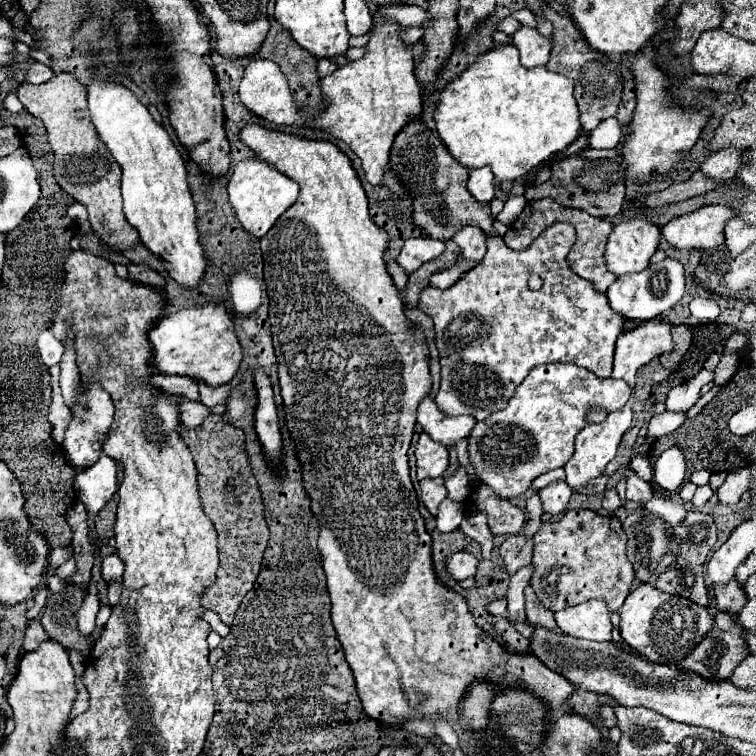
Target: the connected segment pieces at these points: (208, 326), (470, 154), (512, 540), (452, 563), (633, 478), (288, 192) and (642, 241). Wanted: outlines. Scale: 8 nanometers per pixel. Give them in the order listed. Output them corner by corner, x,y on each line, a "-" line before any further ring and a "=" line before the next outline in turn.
205,304
159,316
149,330
151,364
163,376
187,376
209,386
231,382
241,364
241,346
223,304
=
513,44
495,46
479,54
475,62
455,76
439,94
435,112
435,128
447,150
467,168
489,166
497,182
515,180
531,168
545,162
551,154
565,150
579,134
579,108
573,98
573,82
561,74
549,72
545,66
523,68
519,52
=
523,534
507,536
507,540
501,544
501,558
507,566
507,572
513,574
517,568
531,564
533,558
533,538
525,538
=
455,552
447,558
445,562
447,566
447,572
453,580
465,580
469,576
475,576
475,570
477,570
477,560
475,556
467,554
467,552
=
637,474
627,476
627,490
625,490
625,498
633,500
633,502
649,502
649,498
653,496
653,488
643,482
=
255,158
255,160
243,160
235,166
227,192
229,192
229,202
233,204
235,214
243,224
243,228
255,238
263,238
277,222
277,218
297,202
299,184
273,170
273,166
267,164
265,160
=
643,218
619,222
607,242
607,268
617,276
641,272
649,266
659,240
661,230

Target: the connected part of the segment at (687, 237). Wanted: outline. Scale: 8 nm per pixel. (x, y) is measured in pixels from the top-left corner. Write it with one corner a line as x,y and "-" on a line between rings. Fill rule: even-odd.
703,206
669,220
663,226
663,236
679,250
713,250
725,242
723,228
729,218
733,218
733,210
727,206

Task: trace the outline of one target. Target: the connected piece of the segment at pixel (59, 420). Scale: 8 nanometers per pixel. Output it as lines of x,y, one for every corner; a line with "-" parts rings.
51,366
49,368
51,372
51,388
53,388
53,402
49,406
49,412
47,412
47,420
51,424
51,438
61,444
63,440
63,432
69,424
69,408
65,406
63,402
63,396
61,396
61,388
59,388
59,366

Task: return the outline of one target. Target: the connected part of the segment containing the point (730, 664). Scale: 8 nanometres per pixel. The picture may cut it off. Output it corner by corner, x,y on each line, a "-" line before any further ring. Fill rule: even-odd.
713,608
711,616
715,622
711,632
707,632
705,640
701,640
701,644
697,644
693,648
693,652
689,652
689,656
685,656
681,662
677,662
675,668
683,670
683,672
693,672
711,682
719,682
719,680
729,680
733,676
733,670
739,666
739,662
747,658
749,648
743,638
743,626
737,622
737,616
733,616
729,612
721,612
717,608

